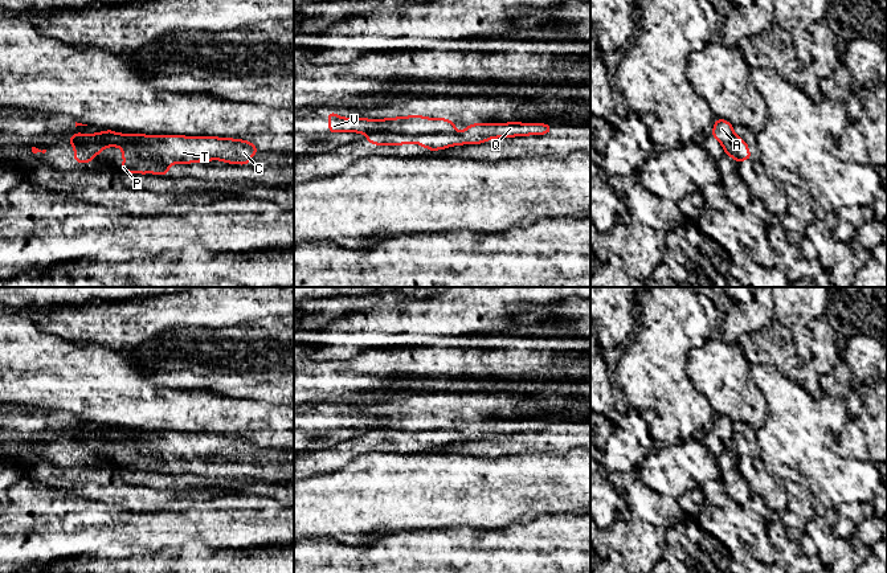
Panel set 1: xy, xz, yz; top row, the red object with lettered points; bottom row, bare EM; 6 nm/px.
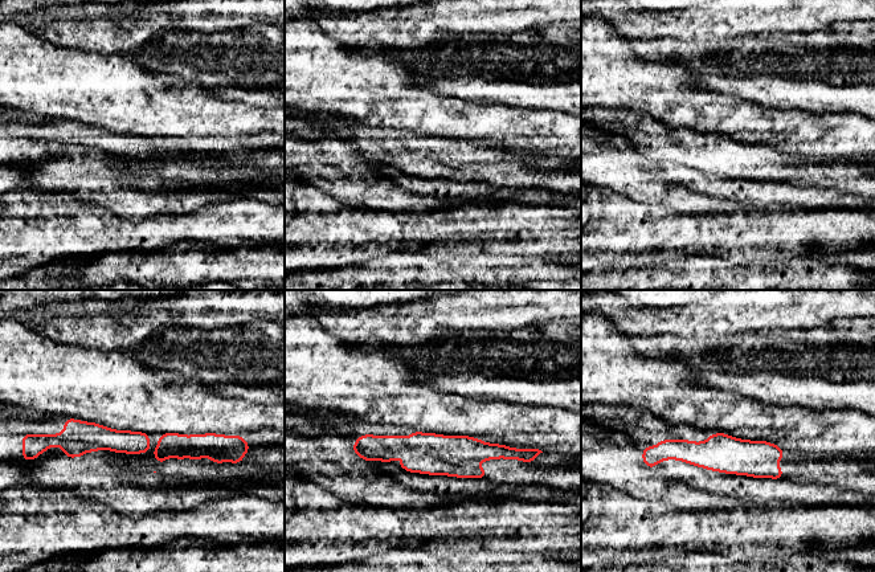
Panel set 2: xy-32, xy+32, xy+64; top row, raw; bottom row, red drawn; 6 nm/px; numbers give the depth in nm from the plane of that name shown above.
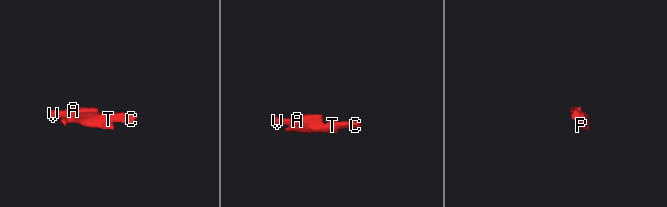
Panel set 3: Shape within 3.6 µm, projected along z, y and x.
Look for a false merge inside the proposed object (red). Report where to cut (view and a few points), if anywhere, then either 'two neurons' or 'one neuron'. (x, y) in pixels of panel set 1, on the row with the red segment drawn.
cut xz (454, 131), (416, 135), (367, 135); two neurons

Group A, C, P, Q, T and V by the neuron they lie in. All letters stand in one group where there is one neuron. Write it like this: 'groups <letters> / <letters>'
groups A V / C P Q T

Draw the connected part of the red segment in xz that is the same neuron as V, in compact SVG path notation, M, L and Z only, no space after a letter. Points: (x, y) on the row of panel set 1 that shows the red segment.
M328 111L328 134L332 132L359 132L359 134L402 134L402 135L433 135L453 134L455 123L445 118L428 118L421 115L367 119L343 118L334 111Z

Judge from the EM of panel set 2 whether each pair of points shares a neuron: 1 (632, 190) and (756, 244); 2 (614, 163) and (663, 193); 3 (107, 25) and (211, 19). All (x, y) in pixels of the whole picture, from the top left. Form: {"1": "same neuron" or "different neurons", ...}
{"1": "different neurons", "2": "same neuron", "3": "same neuron"}

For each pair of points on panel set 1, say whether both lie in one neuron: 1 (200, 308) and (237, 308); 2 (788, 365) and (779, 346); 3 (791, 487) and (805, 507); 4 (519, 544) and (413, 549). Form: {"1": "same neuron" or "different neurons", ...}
{"1": "same neuron", "2": "same neuron", "3": "same neuron", "4": "same neuron"}

